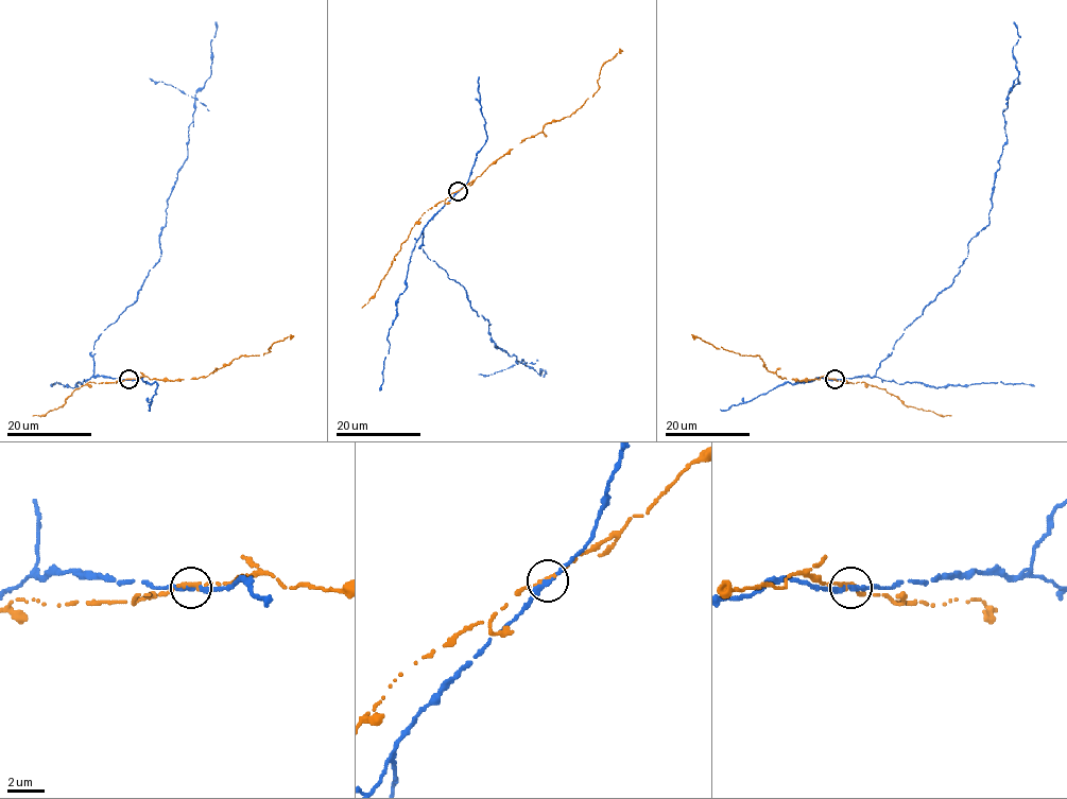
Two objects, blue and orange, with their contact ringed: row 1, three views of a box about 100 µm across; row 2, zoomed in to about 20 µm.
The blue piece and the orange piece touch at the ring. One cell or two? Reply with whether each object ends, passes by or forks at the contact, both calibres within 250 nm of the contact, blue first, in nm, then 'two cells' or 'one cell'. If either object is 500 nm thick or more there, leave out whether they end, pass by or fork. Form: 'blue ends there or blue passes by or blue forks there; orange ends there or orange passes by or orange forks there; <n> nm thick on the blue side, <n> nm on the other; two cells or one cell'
blue passes by; orange ends there; 260 nm thick on the blue side, 280 nm on the other; two cells

